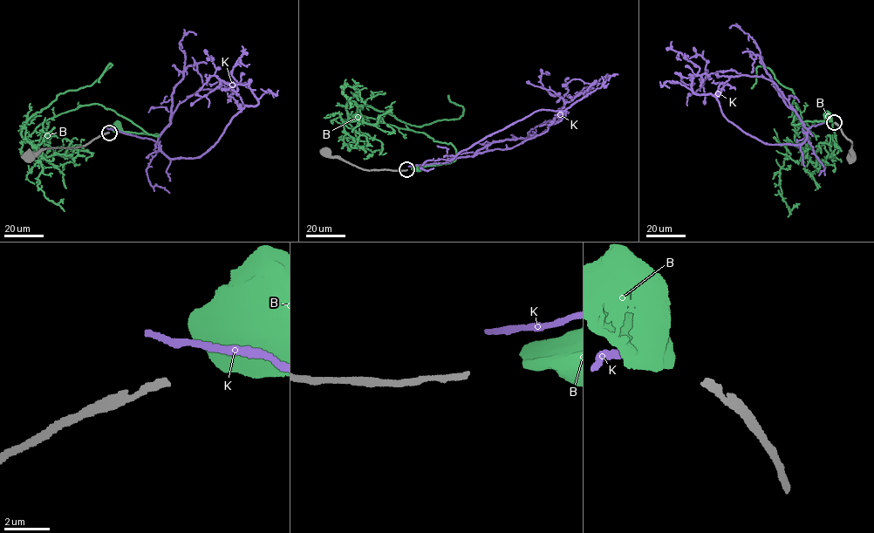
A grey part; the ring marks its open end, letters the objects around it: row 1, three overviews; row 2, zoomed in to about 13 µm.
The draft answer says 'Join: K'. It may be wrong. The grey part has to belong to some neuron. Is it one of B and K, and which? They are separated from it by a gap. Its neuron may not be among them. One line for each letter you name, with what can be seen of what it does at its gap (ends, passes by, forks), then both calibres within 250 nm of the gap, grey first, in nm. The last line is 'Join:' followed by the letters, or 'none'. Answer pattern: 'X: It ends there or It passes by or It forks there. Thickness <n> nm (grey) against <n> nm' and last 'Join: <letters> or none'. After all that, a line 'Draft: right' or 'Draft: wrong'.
Join: none
Draft: wrong

